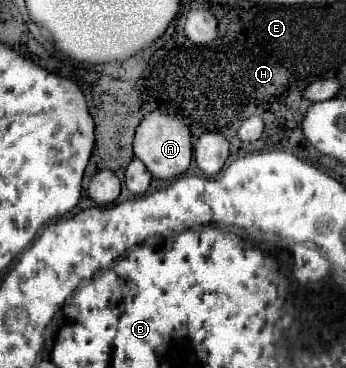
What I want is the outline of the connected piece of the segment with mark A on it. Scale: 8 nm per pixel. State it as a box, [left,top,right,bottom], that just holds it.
[134,111,192,181]

